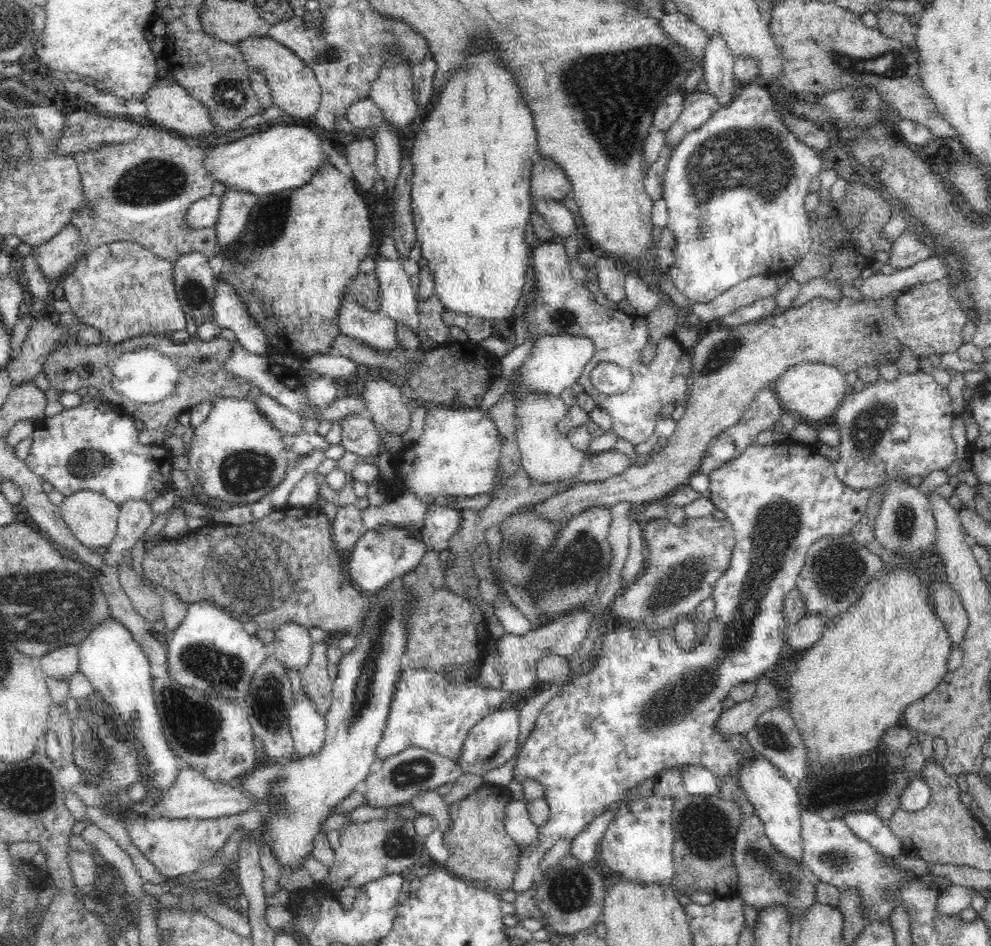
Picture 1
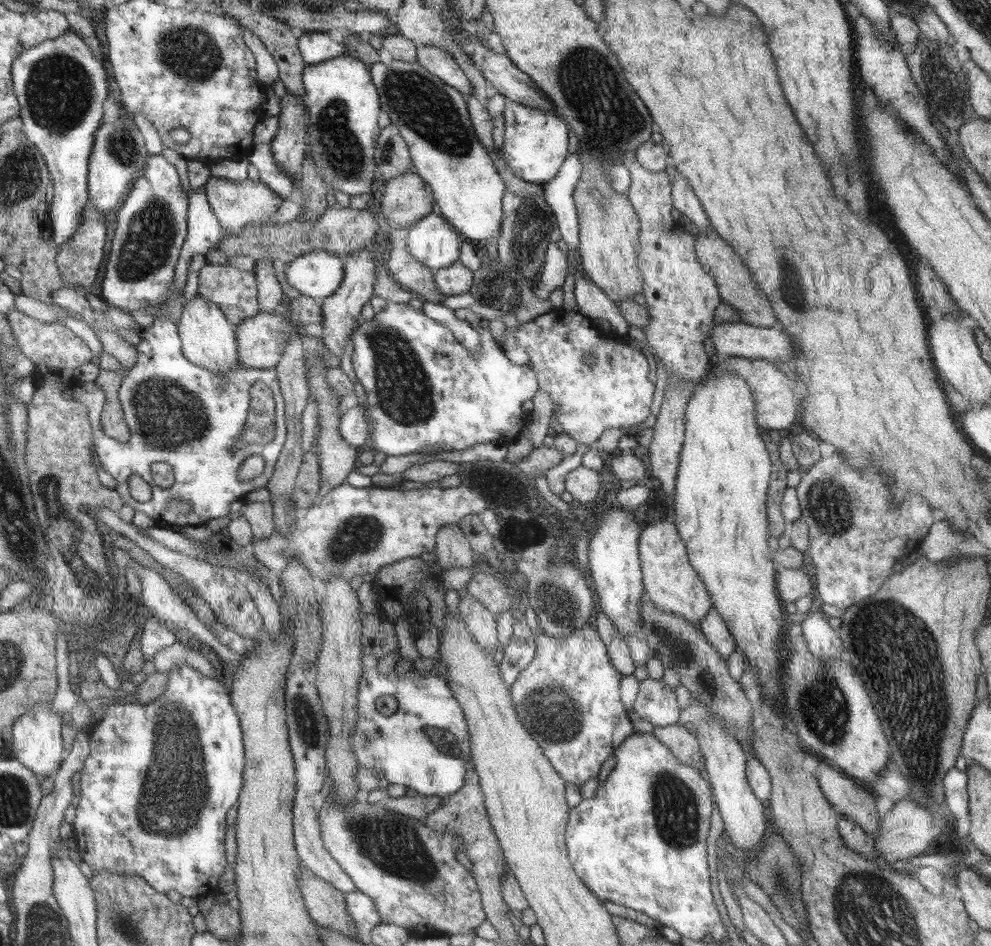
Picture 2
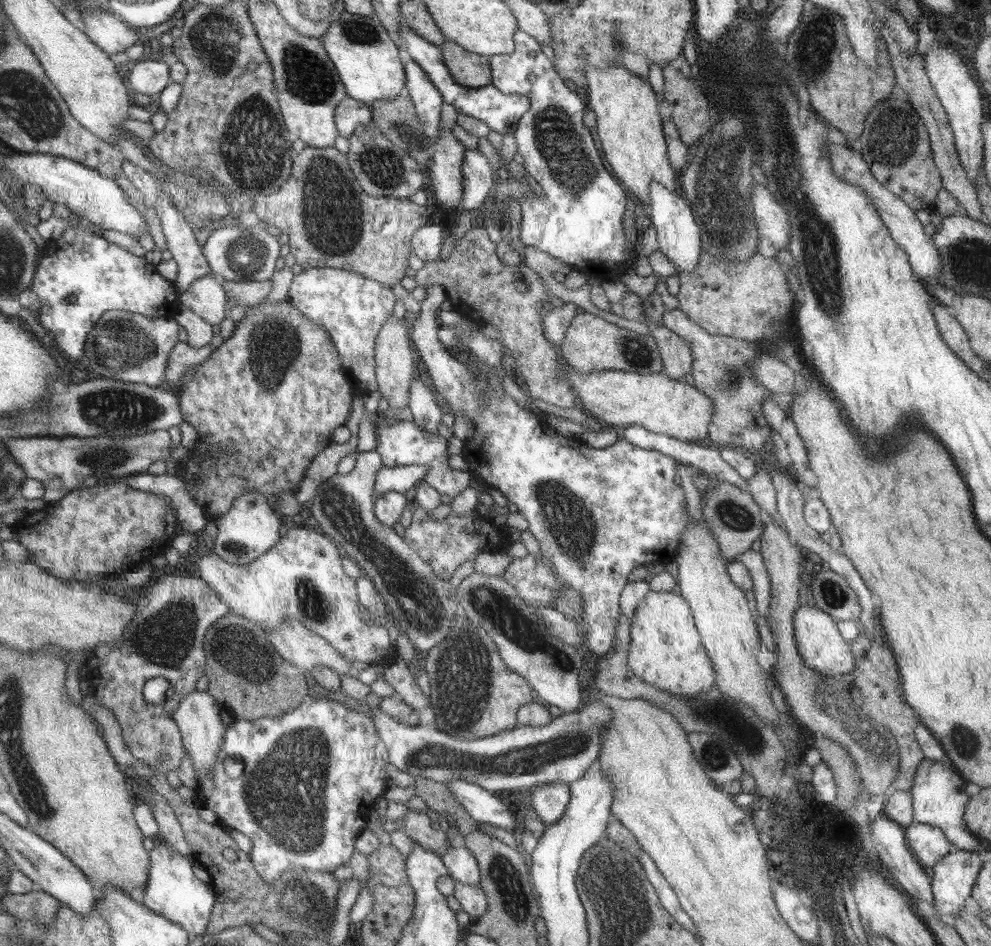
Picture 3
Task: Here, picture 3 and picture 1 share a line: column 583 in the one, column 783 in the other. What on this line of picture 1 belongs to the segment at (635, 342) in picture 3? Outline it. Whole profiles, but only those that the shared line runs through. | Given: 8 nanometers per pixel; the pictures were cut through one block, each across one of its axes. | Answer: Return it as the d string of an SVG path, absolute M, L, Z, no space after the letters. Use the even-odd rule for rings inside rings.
M948 277L943 278L942 280L935 280L934 282L918 283L908 287L905 290L892 292L890 296L886 296L887 298L882 298L881 300L866 298L865 301L854 302L852 298L842 296L843 298L841 300L830 301L828 299L817 297L810 300L810 302L803 304L802 306L796 308L791 306L779 316L769 316L764 320L752 321L744 325L736 326L735 328L732 328L730 330L714 330L713 332L702 335L701 339L693 347L690 348L690 351L692 353L692 370L690 370L689 374L690 378L692 378L692 384L690 384L690 392L688 392L688 398L686 400L685 413L683 414L682 418L678 420L676 430L672 433L672 436L669 436L667 438L666 446L664 446L664 448L660 448L659 452L650 454L646 463L642 466L631 464L628 468L626 468L626 470L624 470L624 472L622 472L622 474L618 474L618 476L614 476L614 478L607 478L606 480L603 480L602 483L578 483L574 488L568 488L566 489L566 492L561 492L554 497L548 498L544 502L540 502L540 504L536 504L537 512L541 514L541 518L553 520L553 522L567 522L567 520L570 520L572 516L576 516L577 513L584 512L584 509L586 507L614 507L620 502L628 502L629 504L641 504L644 502L656 501L662 498L666 498L666 496L670 496L670 494L672 494L672 492L674 492L676 489L683 488L690 483L690 478L698 473L698 468L700 468L702 459L706 454L707 444L720 431L727 429L730 425L734 424L736 420L739 420L741 414L745 411L745 408L748 406L749 402L755 397L756 392L758 392L760 388L765 387L766 385L772 385L772 383L787 368L790 368L792 365L795 365L800 361L820 361L820 363L828 363L829 365L834 365L834 367L839 369L841 373L846 375L848 372L854 372L858 367L864 365L879 367L880 364L895 363L901 346L906 346L910 350L912 350L917 360L924 357L929 357L931 354L942 356L943 354L946 354L946 352L956 351L957 348L960 348L960 345L963 343L962 328L964 328L964 324L966 324L968 316L966 315L966 309L962 308L962 306L960 305L960 301L958 302L958 300L955 300L952 297L952 293L950 293L953 283L954 281L950 281Z

